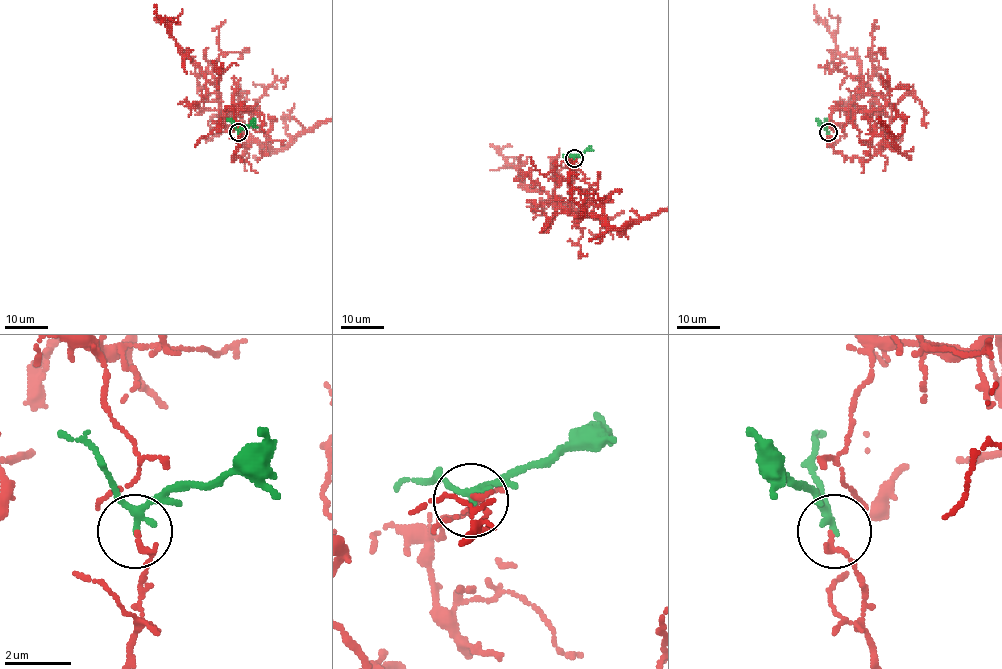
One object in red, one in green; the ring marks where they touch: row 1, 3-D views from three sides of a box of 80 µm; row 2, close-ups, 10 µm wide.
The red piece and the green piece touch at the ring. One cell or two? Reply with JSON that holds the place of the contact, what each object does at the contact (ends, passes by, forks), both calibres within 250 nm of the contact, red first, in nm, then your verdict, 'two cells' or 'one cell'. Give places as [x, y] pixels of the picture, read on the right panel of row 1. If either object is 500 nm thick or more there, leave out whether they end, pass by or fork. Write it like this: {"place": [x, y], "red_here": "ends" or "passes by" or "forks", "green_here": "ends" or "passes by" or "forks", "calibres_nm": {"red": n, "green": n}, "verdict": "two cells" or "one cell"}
{"place": [828, 132], "red_here": "passes by", "green_here": "passes by", "calibres_nm": {"red": 110, "green": 180}, "verdict": "two cells"}

